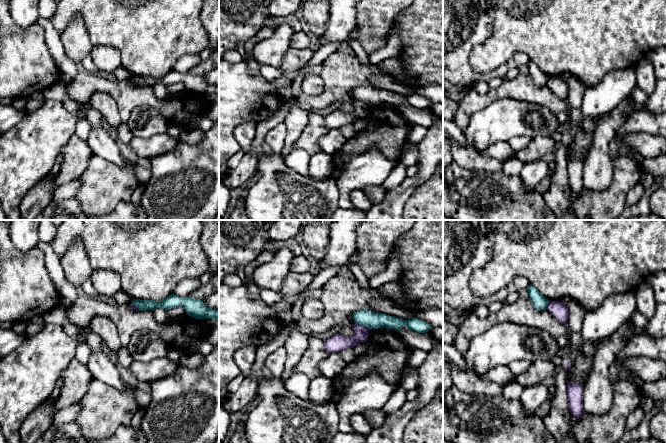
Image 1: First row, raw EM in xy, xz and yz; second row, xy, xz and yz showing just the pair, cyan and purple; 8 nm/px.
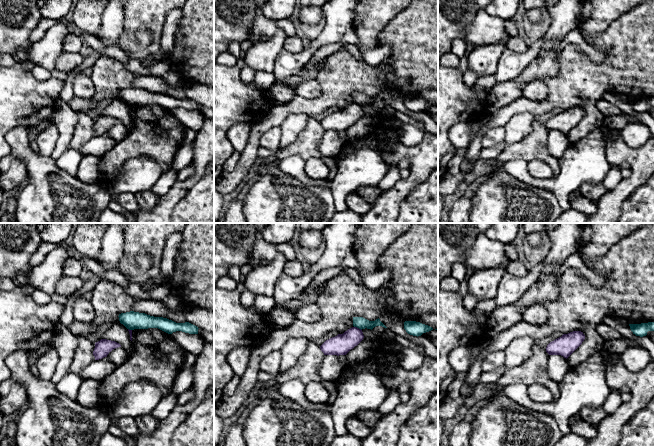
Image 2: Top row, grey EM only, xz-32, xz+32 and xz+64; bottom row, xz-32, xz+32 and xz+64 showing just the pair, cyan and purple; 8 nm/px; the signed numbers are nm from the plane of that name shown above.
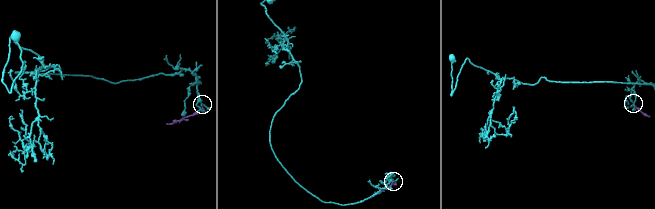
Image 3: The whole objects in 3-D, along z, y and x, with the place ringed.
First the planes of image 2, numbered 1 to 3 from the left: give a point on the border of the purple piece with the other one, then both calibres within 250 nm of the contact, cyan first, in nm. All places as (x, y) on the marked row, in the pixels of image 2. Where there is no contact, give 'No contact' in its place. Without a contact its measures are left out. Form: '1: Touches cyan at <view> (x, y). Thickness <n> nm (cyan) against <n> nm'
1: Touches cyan at xz-32 (130, 329). Thickness 150 nm (cyan) against 30 nm
2: Touches cyan at xz+32 (358, 327). Thickness 90 nm (cyan) against 160 nm
3: No contact

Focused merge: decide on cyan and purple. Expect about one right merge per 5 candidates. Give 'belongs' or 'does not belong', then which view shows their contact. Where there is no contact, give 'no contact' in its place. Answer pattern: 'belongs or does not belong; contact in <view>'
does not belong; contact in xz

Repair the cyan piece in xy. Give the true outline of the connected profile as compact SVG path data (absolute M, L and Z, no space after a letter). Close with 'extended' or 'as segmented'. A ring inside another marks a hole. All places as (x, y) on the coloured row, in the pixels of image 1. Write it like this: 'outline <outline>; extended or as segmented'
outline M174 293L162 301L132 299L131 304L135 305L139 311L153 311L157 308L168 310L178 306L183 306L188 316L193 318L213 318L219 320L219 310L208 308L200 299L189 297L183 298Z; as segmented

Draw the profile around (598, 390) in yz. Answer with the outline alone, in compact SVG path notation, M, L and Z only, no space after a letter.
M629 319L596 348L593 370L583 386L583 410L591 416L603 415L610 410L613 385L609 368L632 338L633 327Z

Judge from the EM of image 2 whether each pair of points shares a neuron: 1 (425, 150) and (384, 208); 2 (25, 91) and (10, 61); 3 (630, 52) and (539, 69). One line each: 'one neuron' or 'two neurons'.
1: one neuron
2: two neurons
3: two neurons

